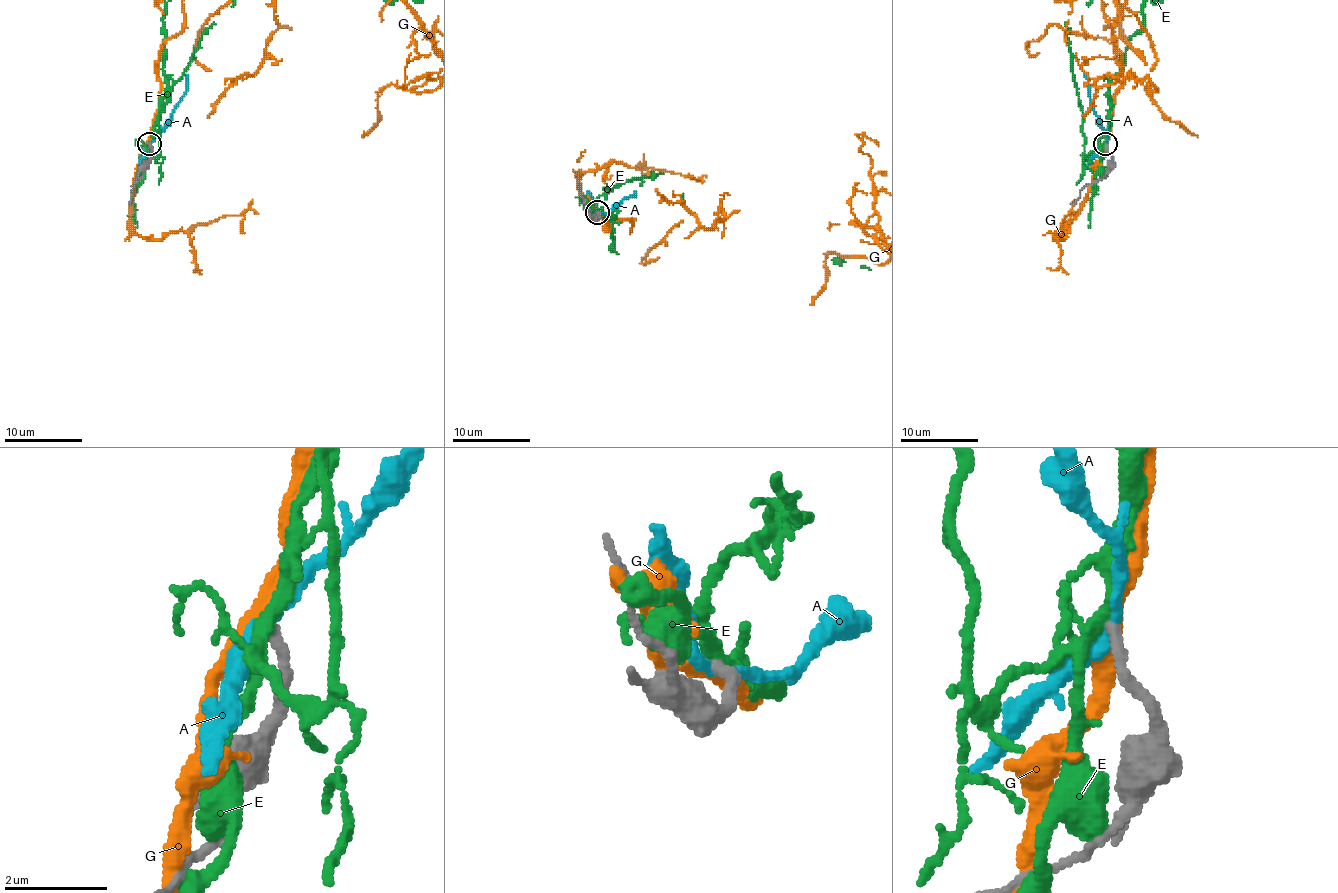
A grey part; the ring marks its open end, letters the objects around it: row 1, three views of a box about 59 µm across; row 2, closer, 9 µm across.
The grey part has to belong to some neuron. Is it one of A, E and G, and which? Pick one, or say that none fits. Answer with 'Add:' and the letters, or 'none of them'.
Add: none of them

